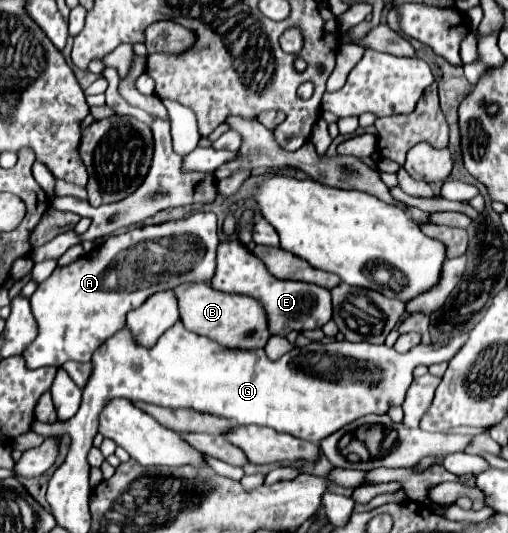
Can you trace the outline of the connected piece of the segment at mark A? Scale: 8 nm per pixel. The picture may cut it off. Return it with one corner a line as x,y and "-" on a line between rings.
198,212
184,220
142,226
108,236
98,248
56,270
32,294
32,312
38,322
36,340
24,348
28,368
62,366
68,360
90,362
94,350
120,330
126,314
154,292
184,282
208,282
216,268
216,214

